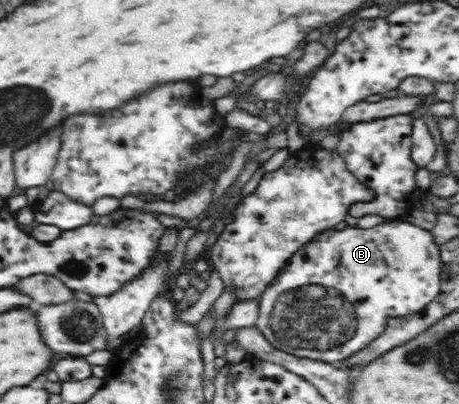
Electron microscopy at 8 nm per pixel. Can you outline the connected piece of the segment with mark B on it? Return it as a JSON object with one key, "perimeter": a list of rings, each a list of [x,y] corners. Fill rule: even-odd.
{"perimeter":[[[385,221],[378,226],[369,228],[369,230],[362,230],[362,228],[357,226],[347,226],[344,230],[334,230],[331,228],[328,231],[320,233],[313,242],[309,242],[298,252],[295,252],[288,260],[287,266],[276,276],[272,285],[262,292],[261,296],[259,296],[259,318],[255,322],[255,327],[263,333],[264,338],[274,348],[283,350],[285,353],[325,361],[334,365],[339,364],[339,360],[345,360],[345,358],[355,355],[355,352],[363,350],[365,346],[379,339],[379,336],[385,332],[389,319],[417,314],[419,310],[423,310],[440,292],[442,268],[440,247],[435,244],[433,234],[407,221]]]}

